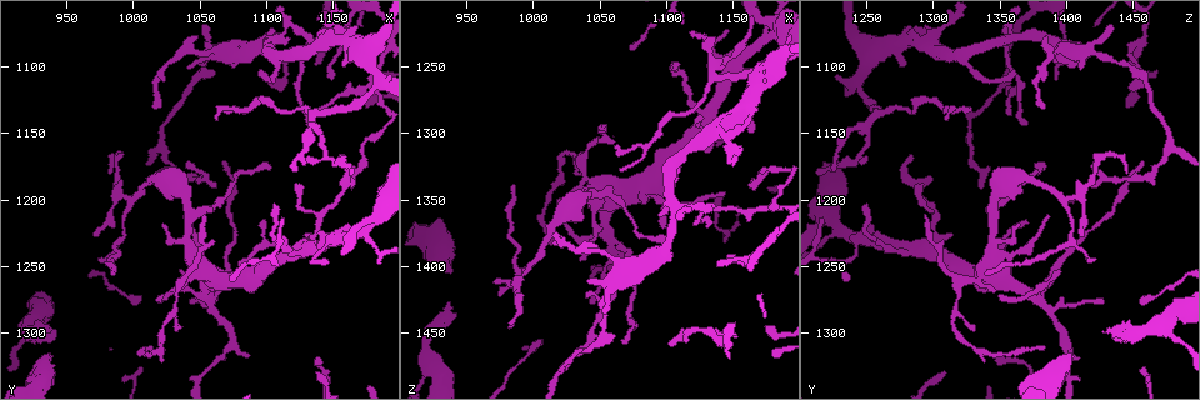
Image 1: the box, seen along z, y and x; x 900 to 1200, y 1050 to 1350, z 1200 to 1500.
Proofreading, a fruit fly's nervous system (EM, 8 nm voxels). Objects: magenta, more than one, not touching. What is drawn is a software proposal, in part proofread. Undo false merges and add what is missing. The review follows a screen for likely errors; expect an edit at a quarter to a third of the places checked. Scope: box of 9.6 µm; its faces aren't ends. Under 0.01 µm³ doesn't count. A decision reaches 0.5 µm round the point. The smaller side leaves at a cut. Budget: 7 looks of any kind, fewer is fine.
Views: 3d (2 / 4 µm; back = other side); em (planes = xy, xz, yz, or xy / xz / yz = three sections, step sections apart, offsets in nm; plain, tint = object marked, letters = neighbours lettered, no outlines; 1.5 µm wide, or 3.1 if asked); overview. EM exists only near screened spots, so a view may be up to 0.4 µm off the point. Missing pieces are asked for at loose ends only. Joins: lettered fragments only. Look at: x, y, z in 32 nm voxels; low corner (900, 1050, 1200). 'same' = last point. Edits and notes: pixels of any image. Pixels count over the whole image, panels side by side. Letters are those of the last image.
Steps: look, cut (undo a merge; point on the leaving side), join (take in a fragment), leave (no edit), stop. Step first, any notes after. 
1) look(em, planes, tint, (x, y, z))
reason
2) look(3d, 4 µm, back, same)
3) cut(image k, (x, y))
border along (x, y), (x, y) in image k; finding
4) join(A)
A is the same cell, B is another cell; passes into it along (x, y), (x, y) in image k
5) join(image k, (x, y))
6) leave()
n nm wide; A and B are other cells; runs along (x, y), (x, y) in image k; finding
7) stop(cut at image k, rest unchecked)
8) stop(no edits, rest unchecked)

look(em, planes, letters, (938, 1316, 1404))
long arm stops here

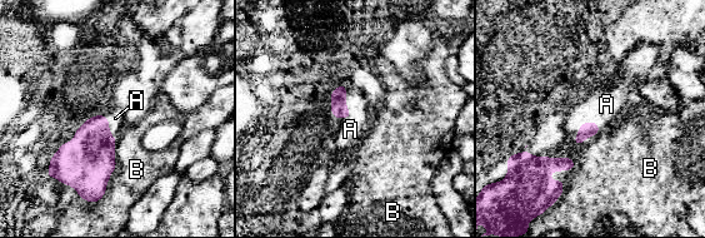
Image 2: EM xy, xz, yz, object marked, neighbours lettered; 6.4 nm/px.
join(A)
A is the same cell, B is another cell; passes into it along (339, 108), (345, 105), (350, 129) in image 2; it goes on there

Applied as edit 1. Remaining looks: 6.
look(overview)
redraw

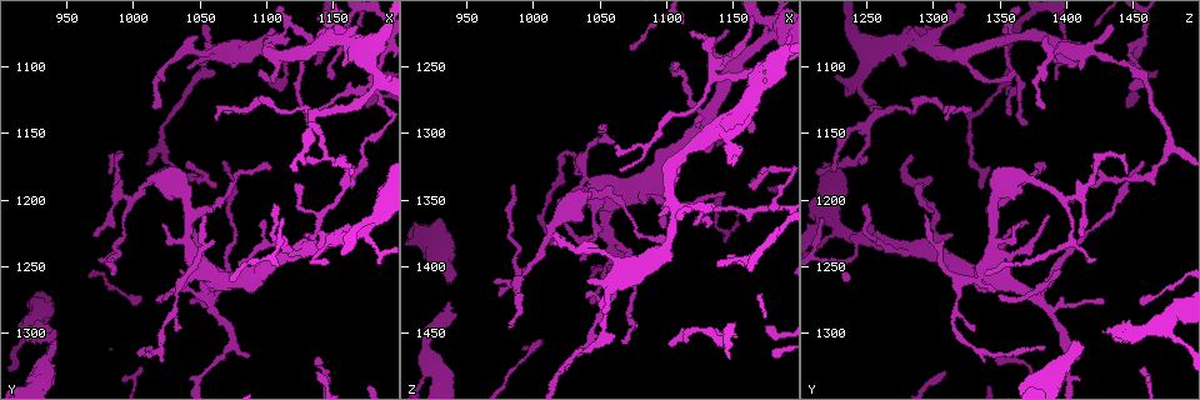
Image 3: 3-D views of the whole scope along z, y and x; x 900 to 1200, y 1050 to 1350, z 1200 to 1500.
look(em, yz, step 8, tint, (1020, 1308, 1328))
thin neck

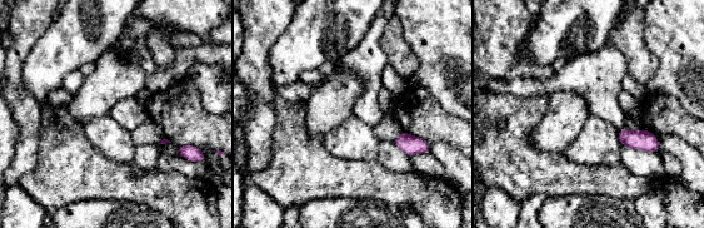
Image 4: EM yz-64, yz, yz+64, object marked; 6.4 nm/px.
look(em, planes, letters, same)

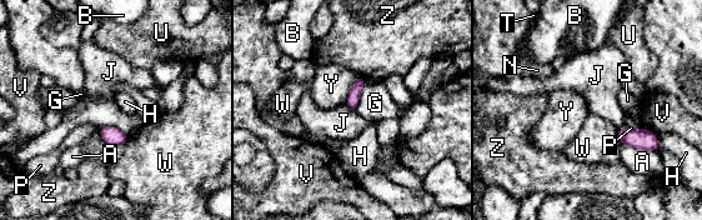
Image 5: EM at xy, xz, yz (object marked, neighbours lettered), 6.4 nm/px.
leave()
A touches over 260 nm; A, B, G, H, J, N, P, T, U, V, W, Y and Z are other cells; border along (100, 128), (116, 126), (128, 136) in image 5; all the same neuron

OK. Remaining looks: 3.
look(3d, 2 µm, (1102, 1114, 1456))
thin end

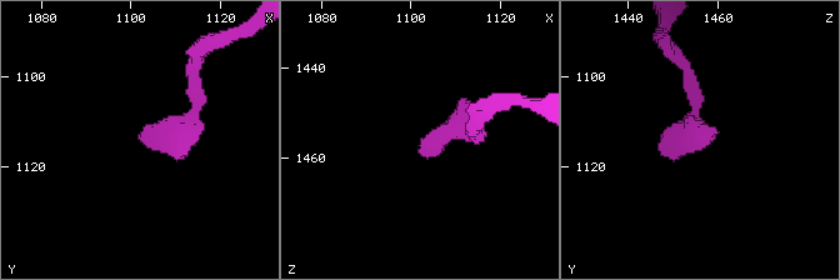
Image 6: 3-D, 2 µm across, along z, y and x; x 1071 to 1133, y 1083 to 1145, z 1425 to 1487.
look(em, xz, step 4, tint, (1102, 1114, 1457))
need the tissue

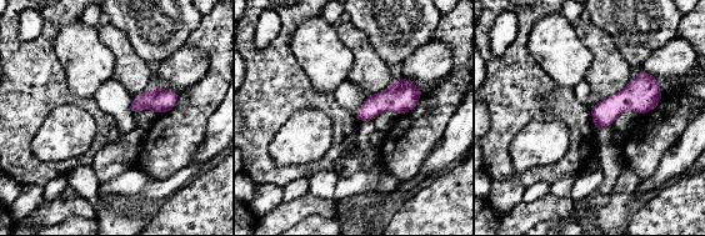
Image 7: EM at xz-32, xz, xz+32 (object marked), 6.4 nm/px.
look(em, planes, letters, same)

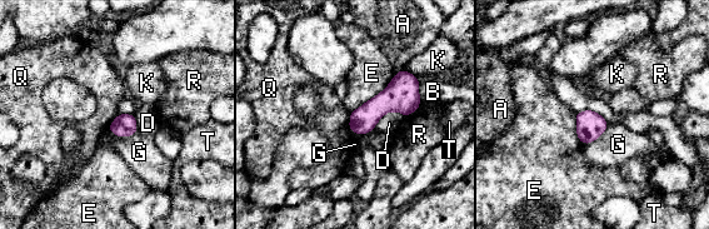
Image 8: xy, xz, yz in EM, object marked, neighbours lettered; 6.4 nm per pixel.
leave()
A, B, D, E, G, K, Q, R and T are other cells; none of them fits

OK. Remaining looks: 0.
stop(join at image 2, rest unchecked)

